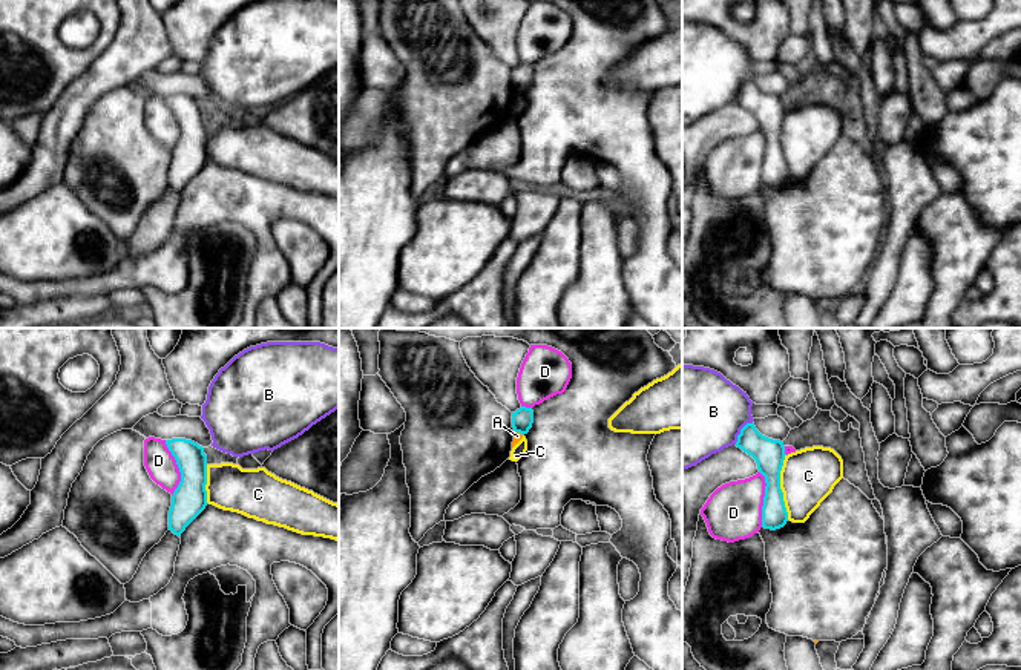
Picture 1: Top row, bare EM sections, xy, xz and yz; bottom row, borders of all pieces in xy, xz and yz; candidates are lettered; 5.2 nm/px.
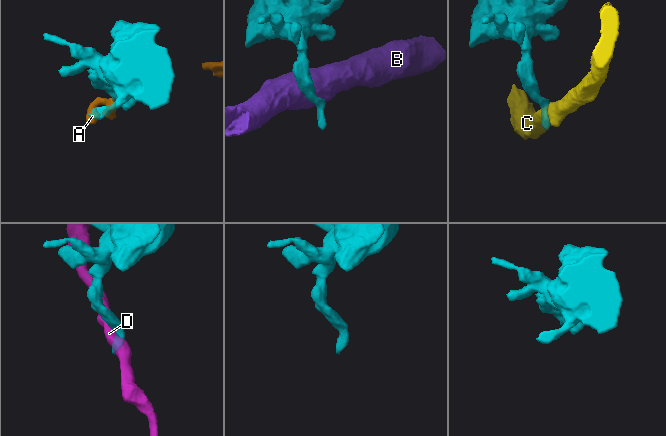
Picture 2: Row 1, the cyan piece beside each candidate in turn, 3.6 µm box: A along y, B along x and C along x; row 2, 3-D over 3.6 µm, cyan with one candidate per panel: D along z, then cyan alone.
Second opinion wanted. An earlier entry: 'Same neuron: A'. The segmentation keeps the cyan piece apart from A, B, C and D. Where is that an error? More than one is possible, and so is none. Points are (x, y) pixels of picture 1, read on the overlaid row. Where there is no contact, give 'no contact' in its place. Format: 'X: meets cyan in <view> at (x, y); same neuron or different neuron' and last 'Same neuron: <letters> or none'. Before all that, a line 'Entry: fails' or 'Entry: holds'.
Entry: fails
A: meets cyan in xz at (520, 433); different neuron
B: meets cyan in yz at (741, 431); different neuron
C: meets cyan in yz at (779, 486); different neuron
D: meets cyan in xy at (178, 466); different neuron
Same neuron: none

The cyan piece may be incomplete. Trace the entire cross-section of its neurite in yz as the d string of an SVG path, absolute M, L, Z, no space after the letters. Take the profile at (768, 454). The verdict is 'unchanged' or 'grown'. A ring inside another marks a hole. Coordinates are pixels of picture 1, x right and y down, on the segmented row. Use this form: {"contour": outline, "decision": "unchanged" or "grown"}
{"contour": "M747 423L737 435L736 446L756 460L759 472L765 477L762 527L771 530L783 527L788 521L780 489L780 471L786 455L783 442L768 438L756 429L754 423Z", "decision": "unchanged"}

